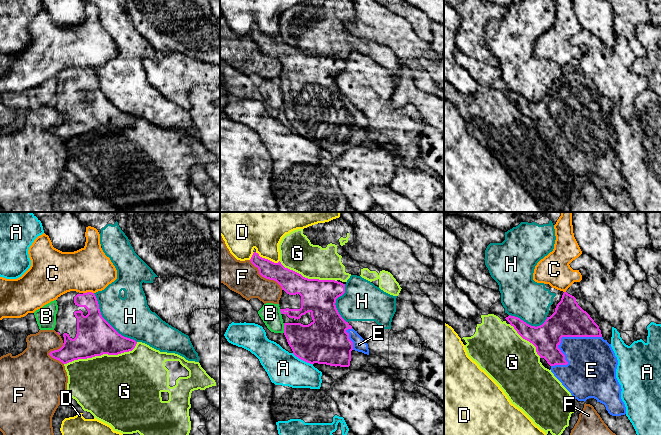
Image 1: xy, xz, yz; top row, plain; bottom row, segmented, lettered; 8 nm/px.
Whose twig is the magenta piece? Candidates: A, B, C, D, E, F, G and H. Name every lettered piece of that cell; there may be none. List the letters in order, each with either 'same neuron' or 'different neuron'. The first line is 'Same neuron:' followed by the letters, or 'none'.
Same neuron: E
A: different neuron
B: different neuron
C: different neuron
D: different neuron
E: same neuron
F: different neuron
G: different neuron
H: different neuron

